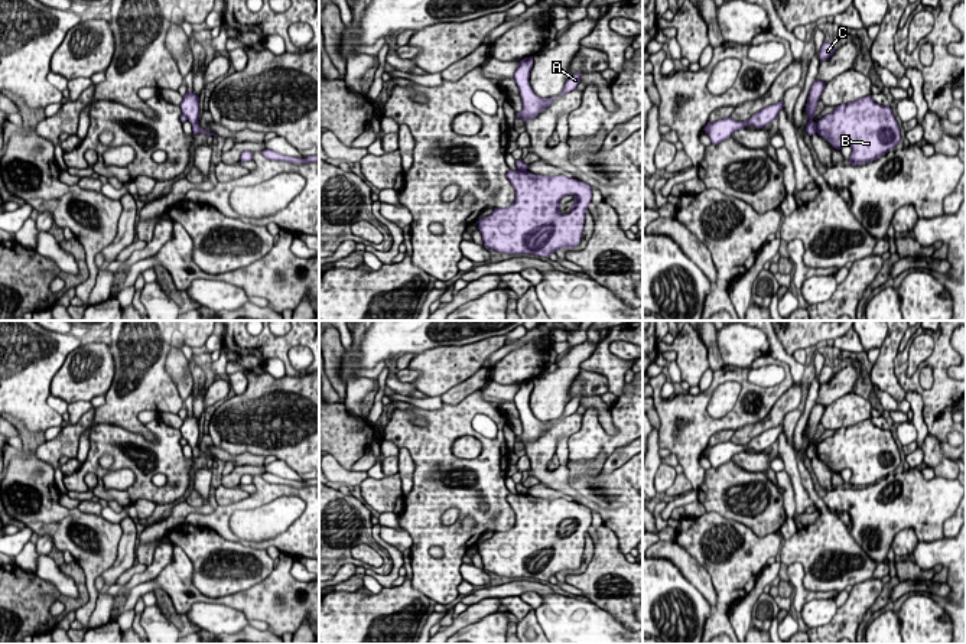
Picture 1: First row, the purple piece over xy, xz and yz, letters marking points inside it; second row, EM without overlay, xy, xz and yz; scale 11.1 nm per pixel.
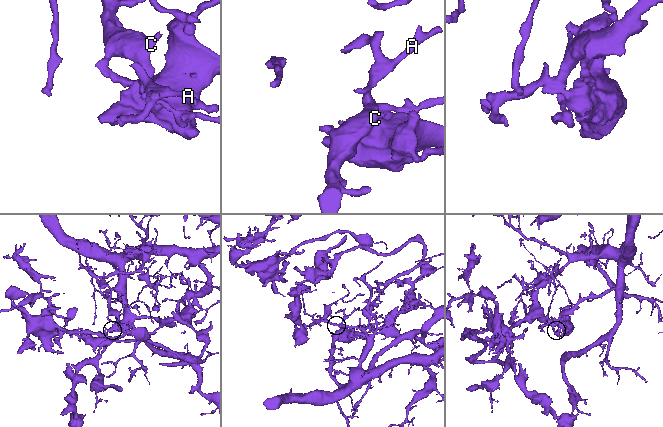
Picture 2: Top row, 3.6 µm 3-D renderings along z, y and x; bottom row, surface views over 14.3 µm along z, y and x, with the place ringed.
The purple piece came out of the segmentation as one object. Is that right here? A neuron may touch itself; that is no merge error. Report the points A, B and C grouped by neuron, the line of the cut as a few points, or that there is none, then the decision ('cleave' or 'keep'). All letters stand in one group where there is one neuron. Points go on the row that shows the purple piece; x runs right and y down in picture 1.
A C / B; cut in yz along (810, 117), (807, 124), (815, 132); cleave

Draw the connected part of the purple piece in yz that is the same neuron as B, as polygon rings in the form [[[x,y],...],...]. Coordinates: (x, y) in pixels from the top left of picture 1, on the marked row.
[[[871,95],[835,107],[814,127],[806,124],[809,136],[817,133],[836,150],[850,146],[849,163],[862,165],[888,153],[901,140],[900,126],[889,105],[876,104]]]

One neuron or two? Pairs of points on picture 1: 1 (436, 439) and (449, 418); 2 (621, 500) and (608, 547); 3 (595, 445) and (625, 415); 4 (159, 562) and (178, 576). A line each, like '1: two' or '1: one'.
1: one
2: two
3: one
4: two

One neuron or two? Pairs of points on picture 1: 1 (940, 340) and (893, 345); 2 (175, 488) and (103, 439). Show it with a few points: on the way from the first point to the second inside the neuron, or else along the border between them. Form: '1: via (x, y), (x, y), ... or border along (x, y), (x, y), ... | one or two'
1: border along (897, 353), (894, 374), (901, 386) | two
2: via (168, 467), (149, 448), (124, 441) | one

